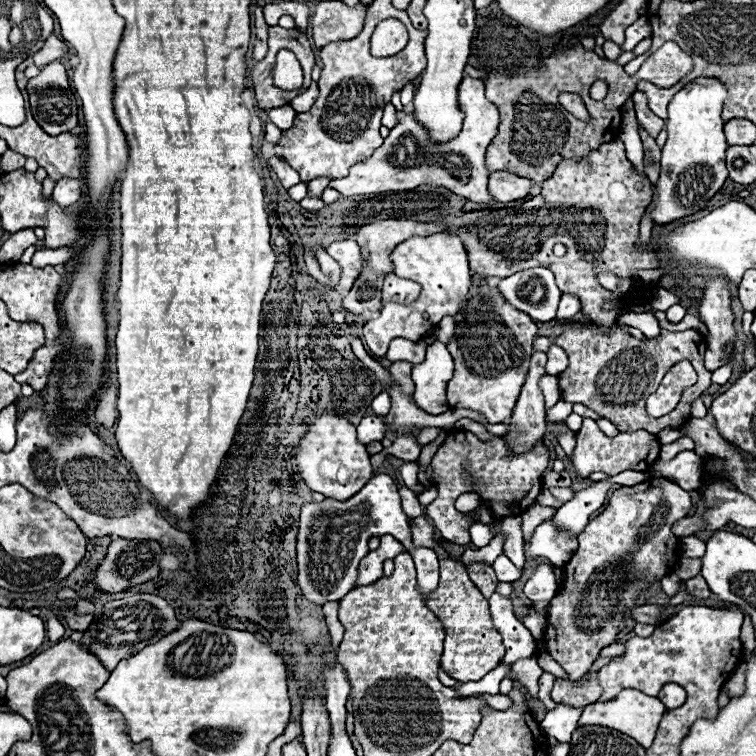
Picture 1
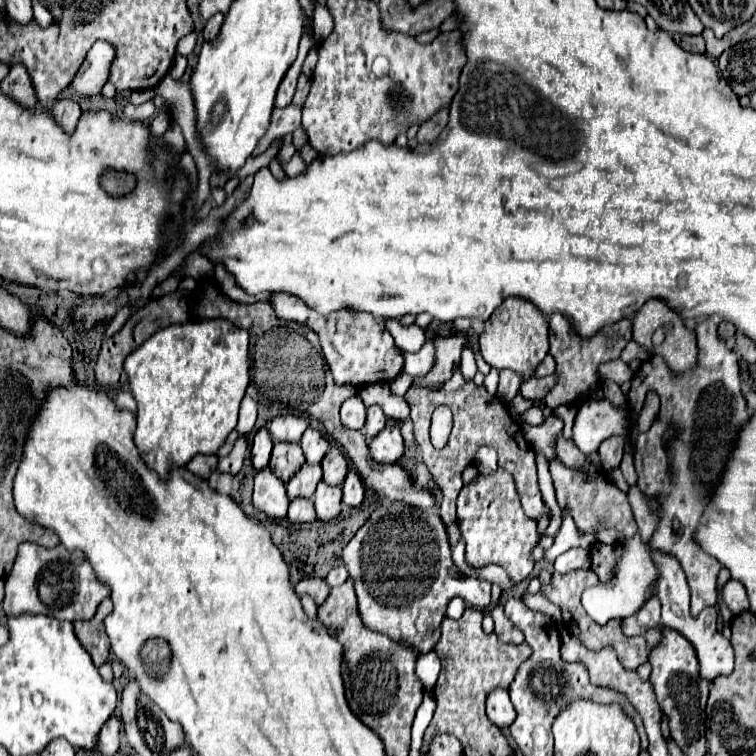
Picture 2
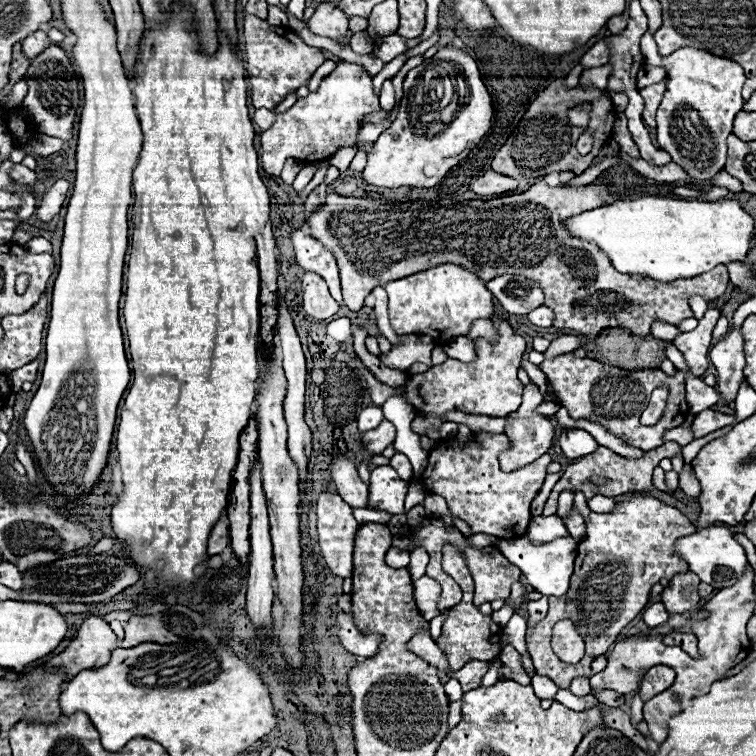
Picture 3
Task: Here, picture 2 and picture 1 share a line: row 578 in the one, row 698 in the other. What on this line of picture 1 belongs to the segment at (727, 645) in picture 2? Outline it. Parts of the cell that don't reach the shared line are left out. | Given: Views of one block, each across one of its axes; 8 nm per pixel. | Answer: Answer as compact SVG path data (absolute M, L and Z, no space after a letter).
M668 684L668 686L664 686L664 688L660 690L658 698L664 702L664 706L666 706L668 710L674 710L674 708L680 708L680 704L686 702L686 692L684 692L684 688L680 688L678 684Z

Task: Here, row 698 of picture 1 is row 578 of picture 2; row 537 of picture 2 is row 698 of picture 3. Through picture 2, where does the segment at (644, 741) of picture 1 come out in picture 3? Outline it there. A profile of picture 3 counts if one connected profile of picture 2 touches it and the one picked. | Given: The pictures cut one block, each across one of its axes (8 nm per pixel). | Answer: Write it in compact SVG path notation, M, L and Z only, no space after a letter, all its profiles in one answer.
M634 696L630 702L630 716L632 716L632 724L636 726L640 720L643 720L644 702L640 700L640 696Z

